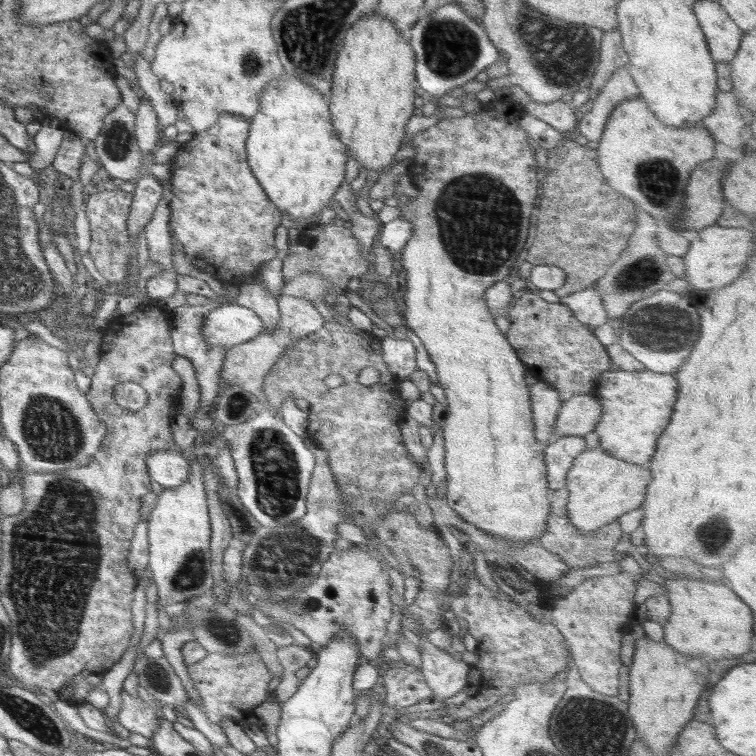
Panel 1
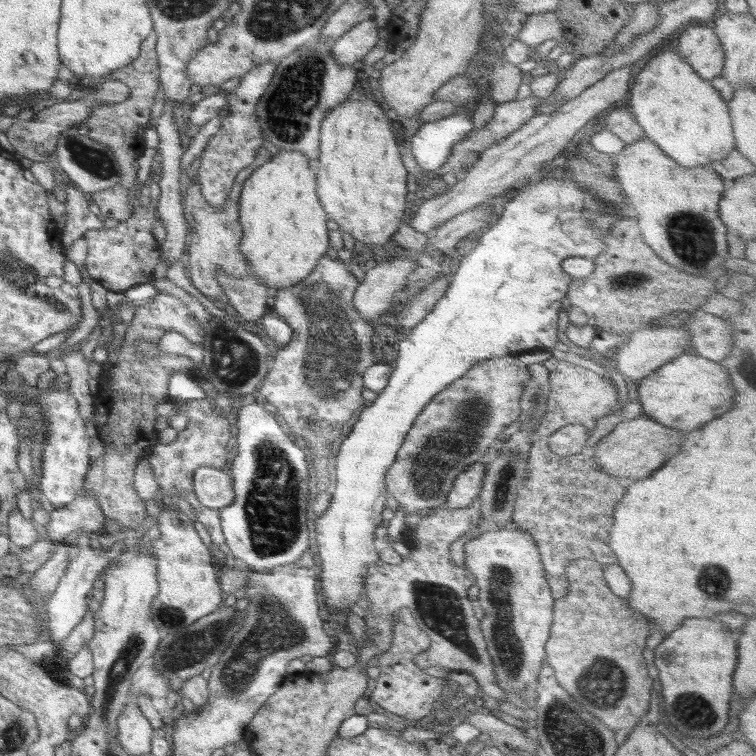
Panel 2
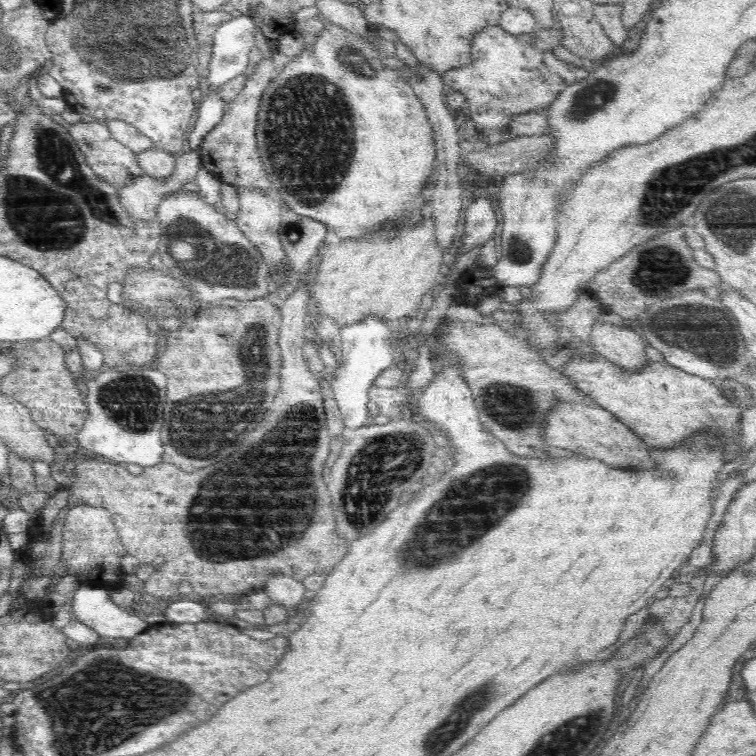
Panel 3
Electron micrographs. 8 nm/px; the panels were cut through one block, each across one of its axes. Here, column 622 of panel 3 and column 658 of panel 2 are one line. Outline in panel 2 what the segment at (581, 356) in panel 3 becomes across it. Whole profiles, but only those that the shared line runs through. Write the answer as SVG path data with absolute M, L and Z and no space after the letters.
M684 352L663 364L638 382L638 400L644 415L656 422L682 431L696 430L702 424L728 412L734 404L734 388L728 372L713 360Z

